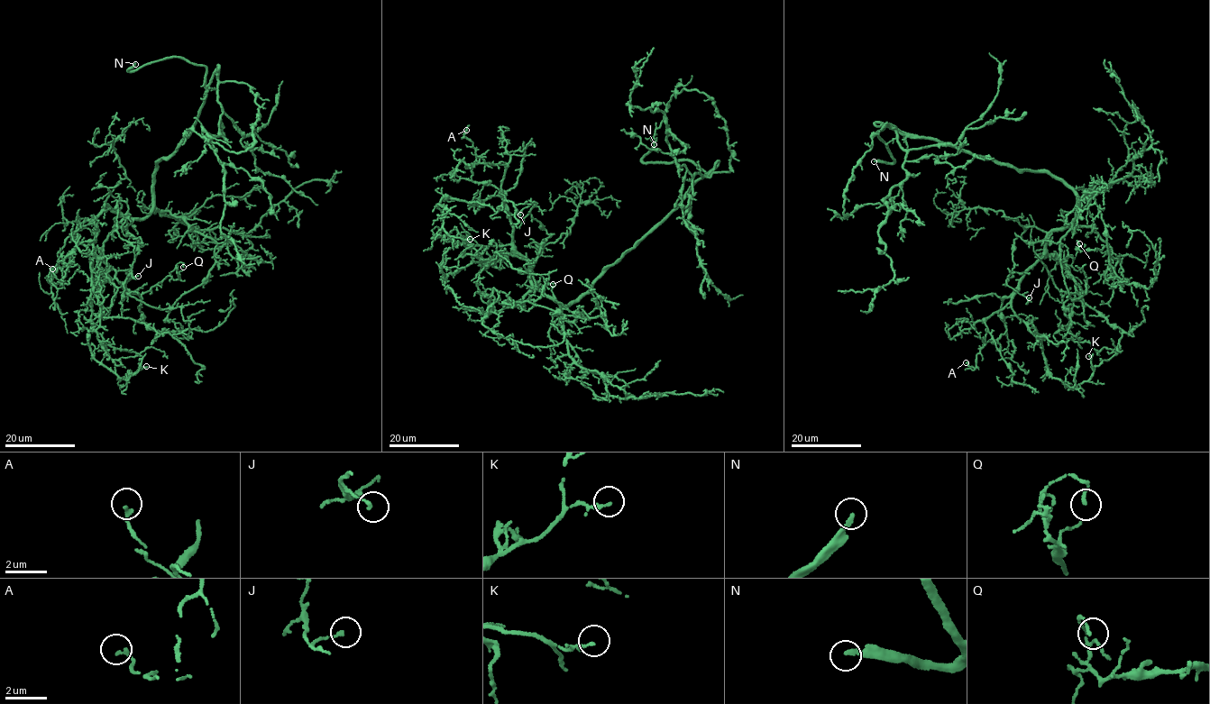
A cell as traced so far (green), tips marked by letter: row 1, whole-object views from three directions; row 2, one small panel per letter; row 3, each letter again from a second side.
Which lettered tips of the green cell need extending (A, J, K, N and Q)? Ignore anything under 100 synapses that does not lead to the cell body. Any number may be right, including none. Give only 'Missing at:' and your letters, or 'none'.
Missing at: N

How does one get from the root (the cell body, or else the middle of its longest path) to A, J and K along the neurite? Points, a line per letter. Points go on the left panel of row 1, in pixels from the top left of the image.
A: (167, 157), (156, 165), (151, 214), (124, 216), (105, 205), (95, 239), (61, 260), (60, 283), (52, 269)
J: (167, 157), (151, 214), (126, 228), (126, 203), (117, 202), (116, 233), (134, 247), (138, 276)
K: (167, 157), (151, 214), (105, 205), (94, 221), (91, 279), (103, 310), (88, 343), (119, 379), (146, 366)

